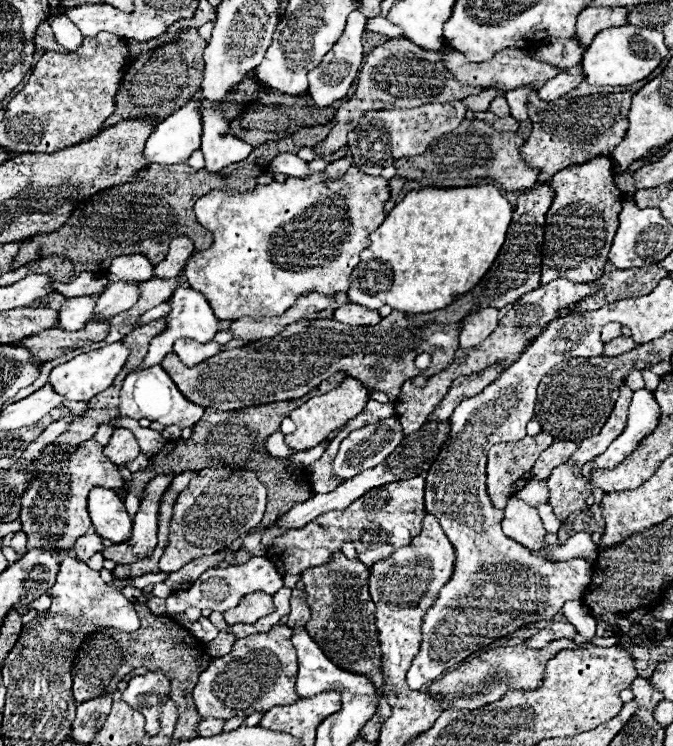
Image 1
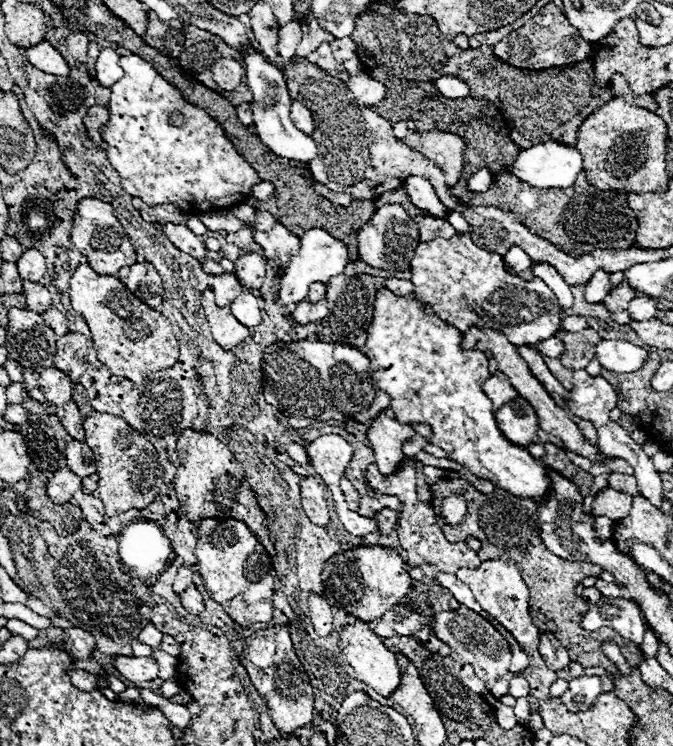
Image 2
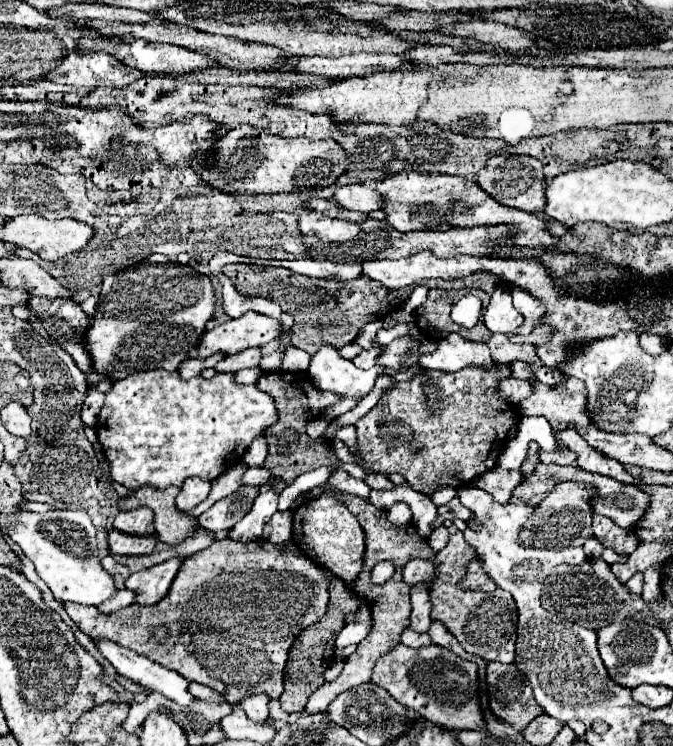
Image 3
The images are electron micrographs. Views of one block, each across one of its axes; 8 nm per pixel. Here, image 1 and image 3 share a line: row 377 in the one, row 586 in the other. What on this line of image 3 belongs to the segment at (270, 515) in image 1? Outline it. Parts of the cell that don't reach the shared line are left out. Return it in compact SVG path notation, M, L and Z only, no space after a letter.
M328 572L328 576L332 578L330 584L330 602L328 602L328 612L310 628L306 628L298 640L294 640L292 648L290 648L290 658L286 662L286 670L284 670L284 692L280 696L280 704L286 712L294 712L300 714L306 706L306 700L310 698L310 694L320 688L324 684L324 670L328 666L334 664L334 640L338 636L338 632L342 630L342 626L346 624L346 616L358 610L358 598L356 594L352 594L344 582L340 578L336 578L332 572Z

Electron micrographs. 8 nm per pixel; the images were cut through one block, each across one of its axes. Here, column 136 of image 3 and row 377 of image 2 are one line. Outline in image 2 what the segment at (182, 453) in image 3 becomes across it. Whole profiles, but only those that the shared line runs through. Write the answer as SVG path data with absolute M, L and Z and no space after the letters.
M380 288L374 300L374 316L366 330L368 338L364 344L364 352L370 358L370 376L378 384L380 390L390 396L390 410L404 424L428 424L432 434L428 442L440 446L448 452L450 460L466 466L478 478L490 480L494 486L508 490L514 496L528 496L532 500L540 500L546 496L550 488L550 480L546 478L546 470L538 464L526 448L512 444L500 432L490 398L482 392L482 382L488 380L488 358L480 350L462 350L462 334L452 326L442 322L428 304L416 300L416 294L396 296L388 288Z

